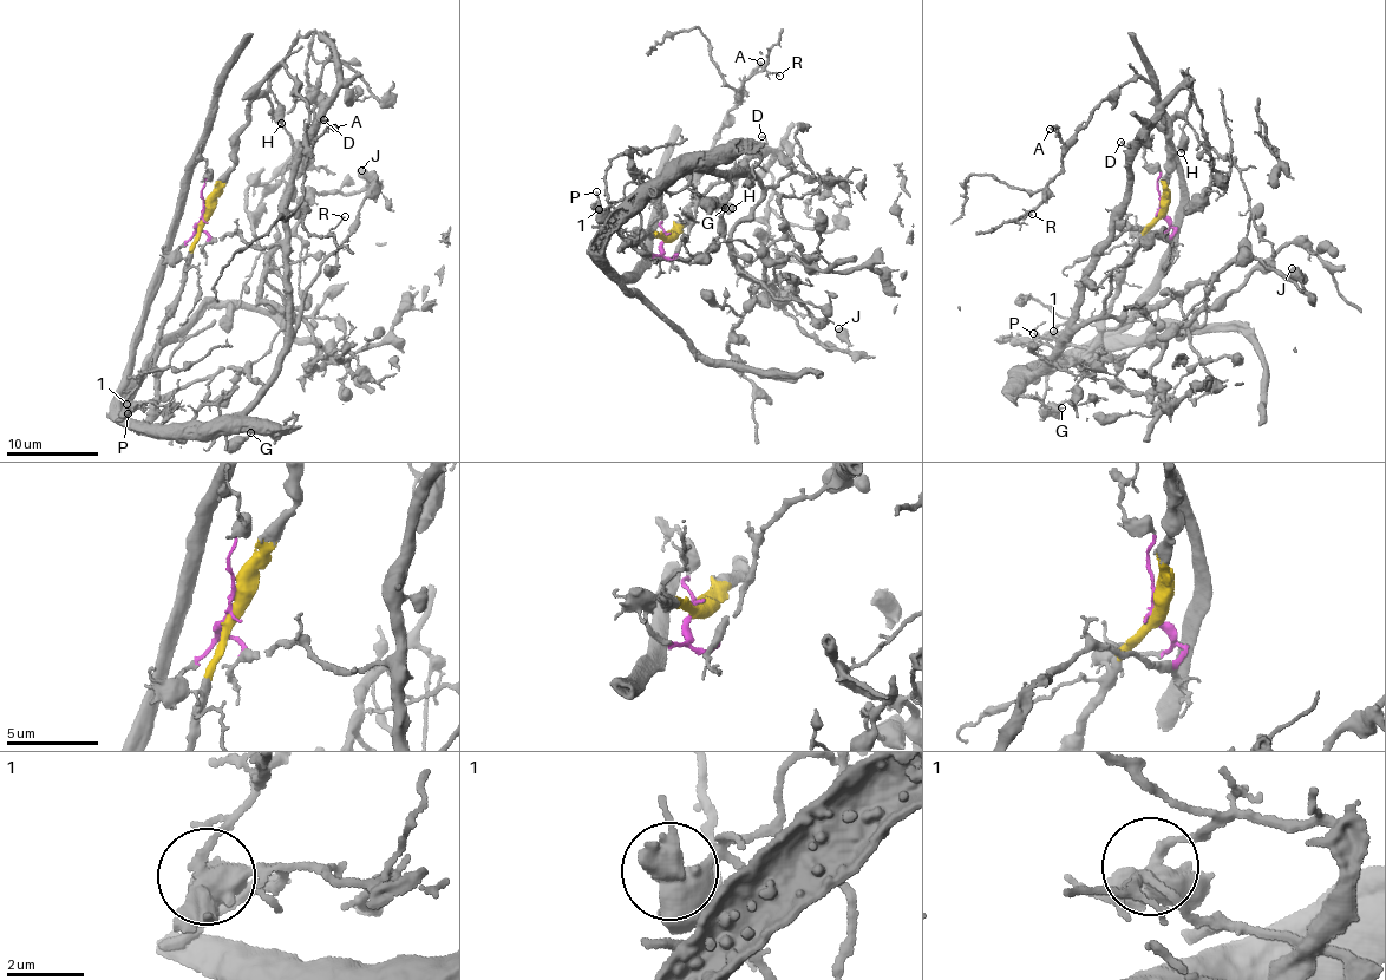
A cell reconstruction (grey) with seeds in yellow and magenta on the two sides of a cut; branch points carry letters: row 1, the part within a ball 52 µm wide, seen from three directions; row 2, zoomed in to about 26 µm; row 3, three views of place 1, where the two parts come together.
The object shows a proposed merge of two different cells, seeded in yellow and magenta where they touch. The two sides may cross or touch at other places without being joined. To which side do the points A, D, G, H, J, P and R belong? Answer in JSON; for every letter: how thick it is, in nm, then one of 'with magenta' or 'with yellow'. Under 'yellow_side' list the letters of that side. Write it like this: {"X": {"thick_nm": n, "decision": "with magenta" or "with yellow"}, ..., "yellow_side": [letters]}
{"A": {"thick_nm": 280, "decision": "with yellow"}, "D": {"thick_nm": 140, "decision": "with magenta"}, "G": {"thick_nm": 260, "decision": "with magenta"}, "H": {"thick_nm": 650, "decision": "with yellow"}, "J": {"thick_nm": 650, "decision": "with magenta"}, "P": {"thick_nm": 130, "decision": "with yellow"}, "R": {"thick_nm": 120, "decision": "with yellow"}, "yellow_side": ["A", "H", "P", "R"]}

